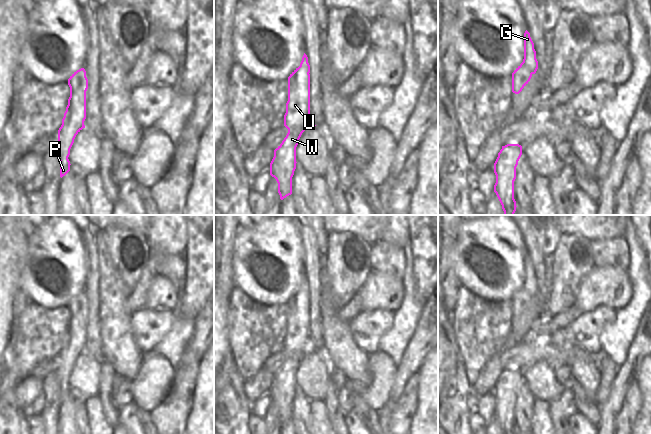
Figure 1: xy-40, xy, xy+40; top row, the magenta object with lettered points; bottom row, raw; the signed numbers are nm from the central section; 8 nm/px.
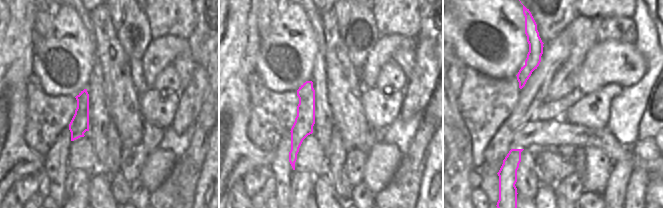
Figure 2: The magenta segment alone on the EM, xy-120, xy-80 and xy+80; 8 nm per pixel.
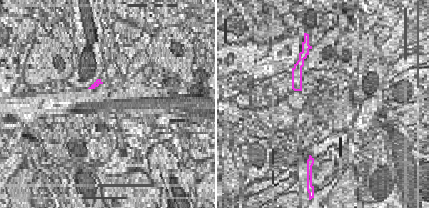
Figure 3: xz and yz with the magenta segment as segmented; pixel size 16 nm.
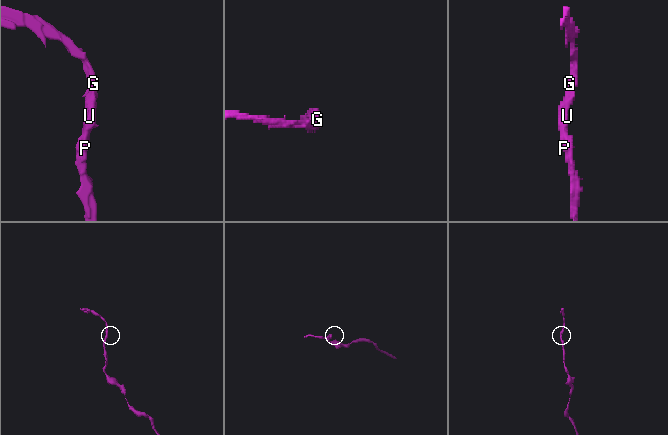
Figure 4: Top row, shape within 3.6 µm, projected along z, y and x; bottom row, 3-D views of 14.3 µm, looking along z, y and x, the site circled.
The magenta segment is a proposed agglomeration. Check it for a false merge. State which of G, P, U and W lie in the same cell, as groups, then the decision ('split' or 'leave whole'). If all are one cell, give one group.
G P U W; leave whole

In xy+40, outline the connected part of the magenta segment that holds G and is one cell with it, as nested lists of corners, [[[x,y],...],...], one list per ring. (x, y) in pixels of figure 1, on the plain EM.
[[[524,257],[524,283],[523,286],[512,297],[512,316],[519,318],[528,308],[533,298],[538,293],[536,275],[530,257]]]

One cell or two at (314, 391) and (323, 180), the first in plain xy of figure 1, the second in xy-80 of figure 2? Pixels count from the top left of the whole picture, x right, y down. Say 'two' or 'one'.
two

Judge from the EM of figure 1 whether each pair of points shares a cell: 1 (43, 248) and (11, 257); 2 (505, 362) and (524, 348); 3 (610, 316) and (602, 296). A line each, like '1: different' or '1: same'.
1: different
2: same
3: different

